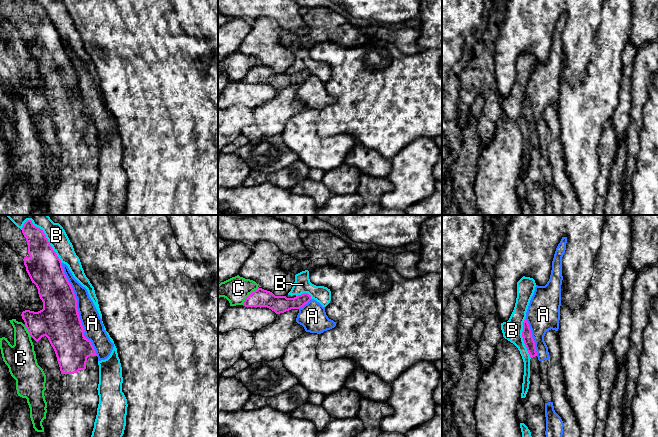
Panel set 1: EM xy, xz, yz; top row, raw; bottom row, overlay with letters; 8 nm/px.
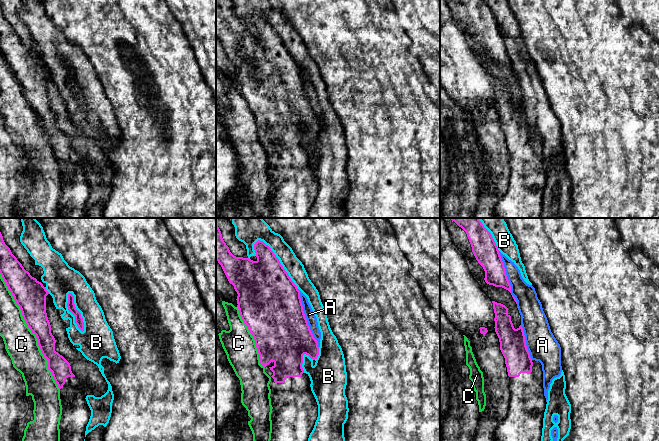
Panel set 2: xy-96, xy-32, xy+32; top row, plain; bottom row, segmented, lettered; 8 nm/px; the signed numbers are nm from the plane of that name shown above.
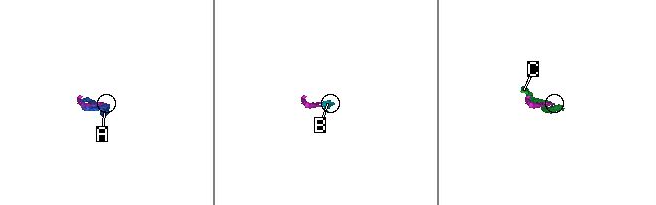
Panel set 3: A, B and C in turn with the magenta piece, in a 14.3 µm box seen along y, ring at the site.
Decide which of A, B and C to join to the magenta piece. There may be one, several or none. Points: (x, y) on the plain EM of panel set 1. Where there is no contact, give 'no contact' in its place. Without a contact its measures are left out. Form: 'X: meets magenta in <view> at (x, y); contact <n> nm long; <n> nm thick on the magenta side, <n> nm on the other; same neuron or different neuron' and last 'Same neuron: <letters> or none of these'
A: meets magenta in xy at (77, 85); contact 800 nm long; 320 nm thick on the magenta side, 160 nm on the other; different neuron
B: meets magenta in xy at (48, 17); contact 400 nm long; 280 nm thick on the magenta side, 160 nm on the other; different neuron
C: meets magenta in xz at (249, 71); contact 190 nm long; 140 nm thick on the magenta side, 200 nm on the other; different neuron
Same neuron: none of these

